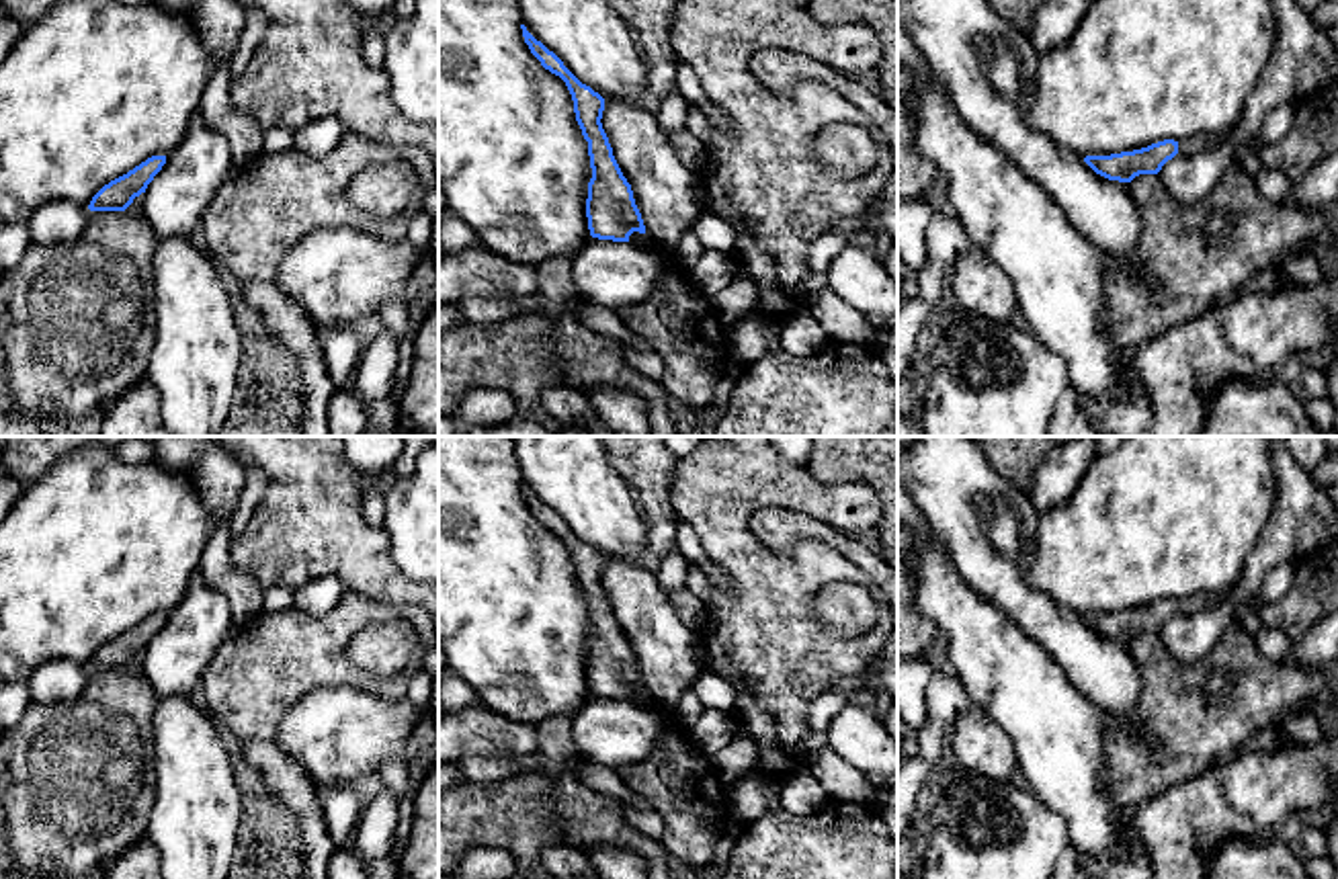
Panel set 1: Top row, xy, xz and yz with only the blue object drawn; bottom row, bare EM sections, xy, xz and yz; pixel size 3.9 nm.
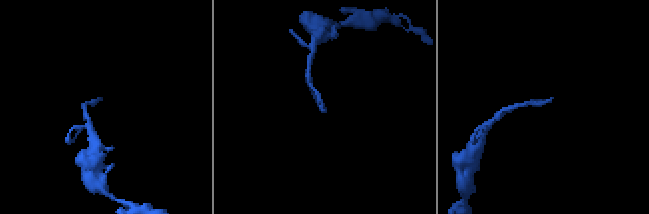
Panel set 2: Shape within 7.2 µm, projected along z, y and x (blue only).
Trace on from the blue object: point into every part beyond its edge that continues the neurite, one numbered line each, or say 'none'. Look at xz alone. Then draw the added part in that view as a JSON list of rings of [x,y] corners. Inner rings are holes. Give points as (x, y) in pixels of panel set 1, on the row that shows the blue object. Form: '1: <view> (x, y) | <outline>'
none

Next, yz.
1: yz (1189, 146) | [[[1215,135],[1215,137],[1193,137],[1193,139],[1184,139],[1184,141],[1178,141],[1178,154],[1195,154],[1203,148],[1209,148],[1217,141],[1221,141],[1223,135]]]

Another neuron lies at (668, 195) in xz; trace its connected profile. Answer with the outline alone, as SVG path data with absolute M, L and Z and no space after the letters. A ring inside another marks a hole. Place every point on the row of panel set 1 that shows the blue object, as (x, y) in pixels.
M604 100L600 123L631 184L645 234L672 252L705 213L699 172L678 158L656 113L637 102Z

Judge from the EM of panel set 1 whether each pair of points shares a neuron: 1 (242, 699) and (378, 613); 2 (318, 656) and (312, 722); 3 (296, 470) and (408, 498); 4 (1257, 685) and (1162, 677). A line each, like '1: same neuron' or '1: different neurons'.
1: same neuron
2: different neurons
3: different neurons
4: same neuron

